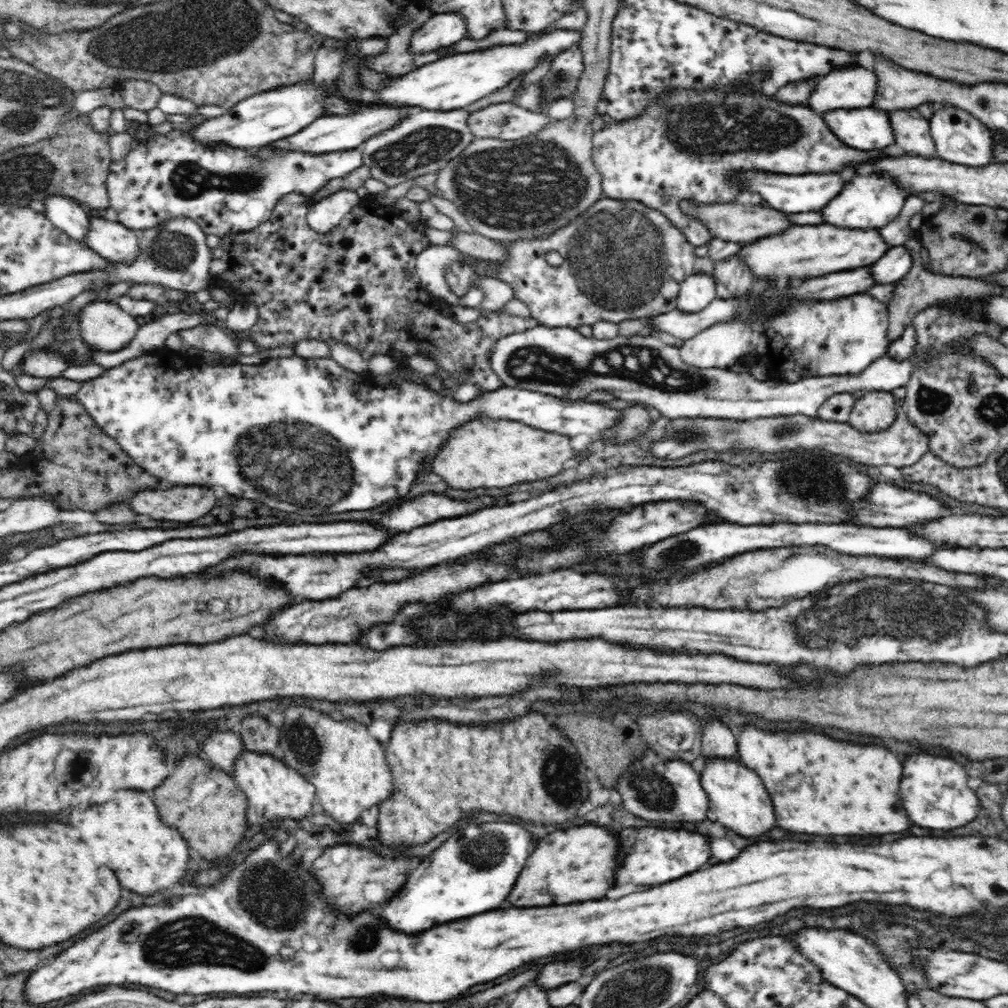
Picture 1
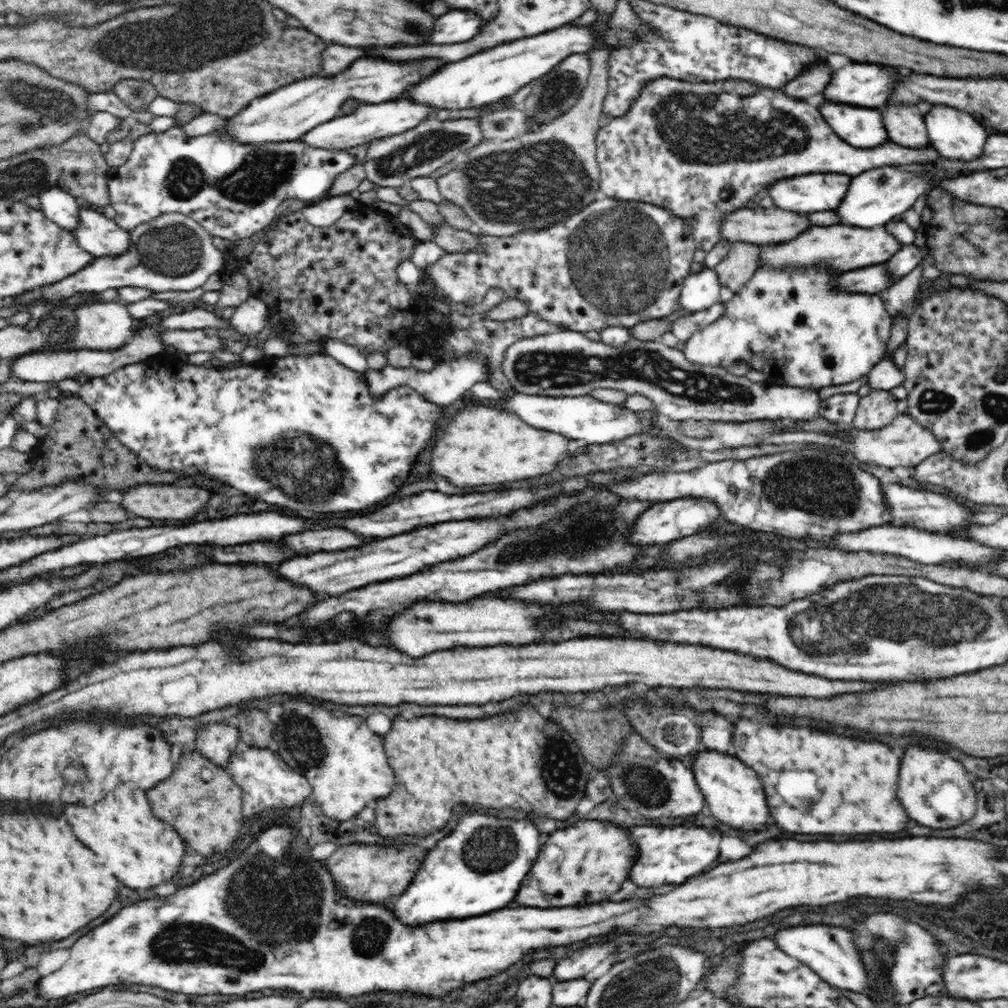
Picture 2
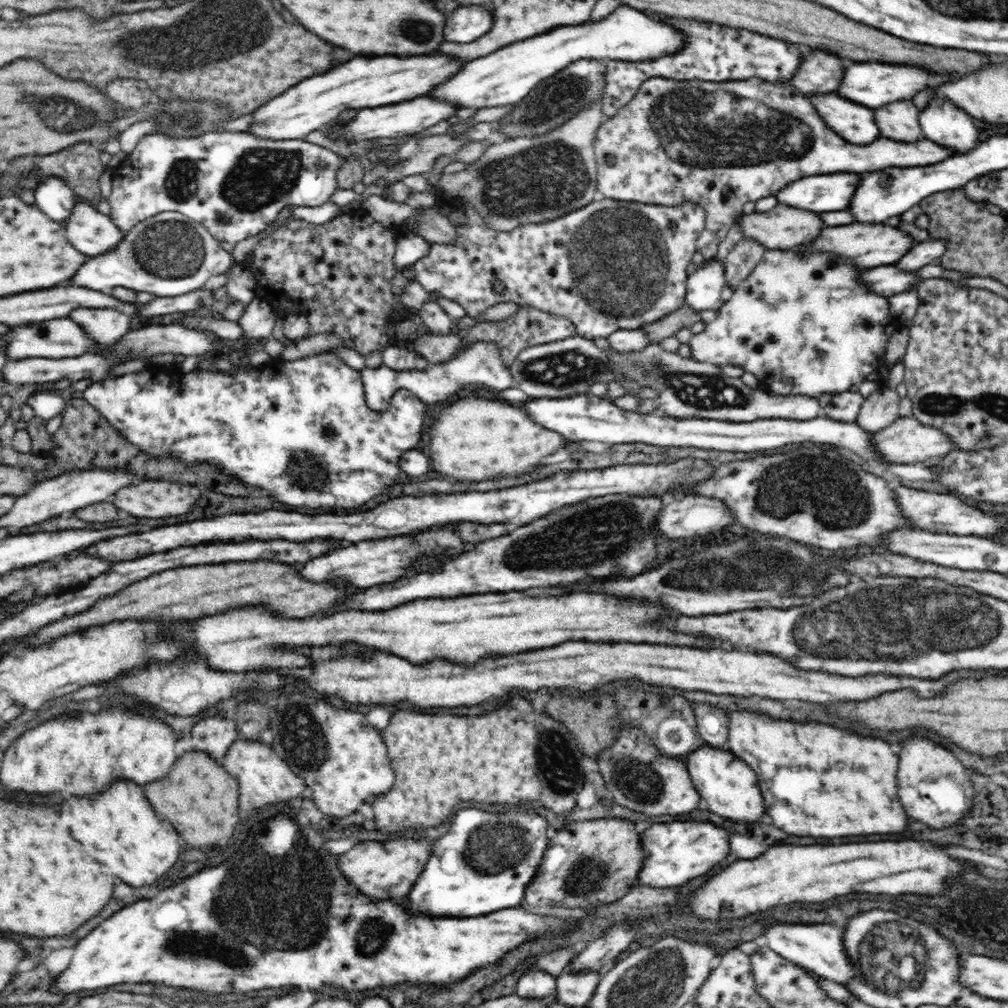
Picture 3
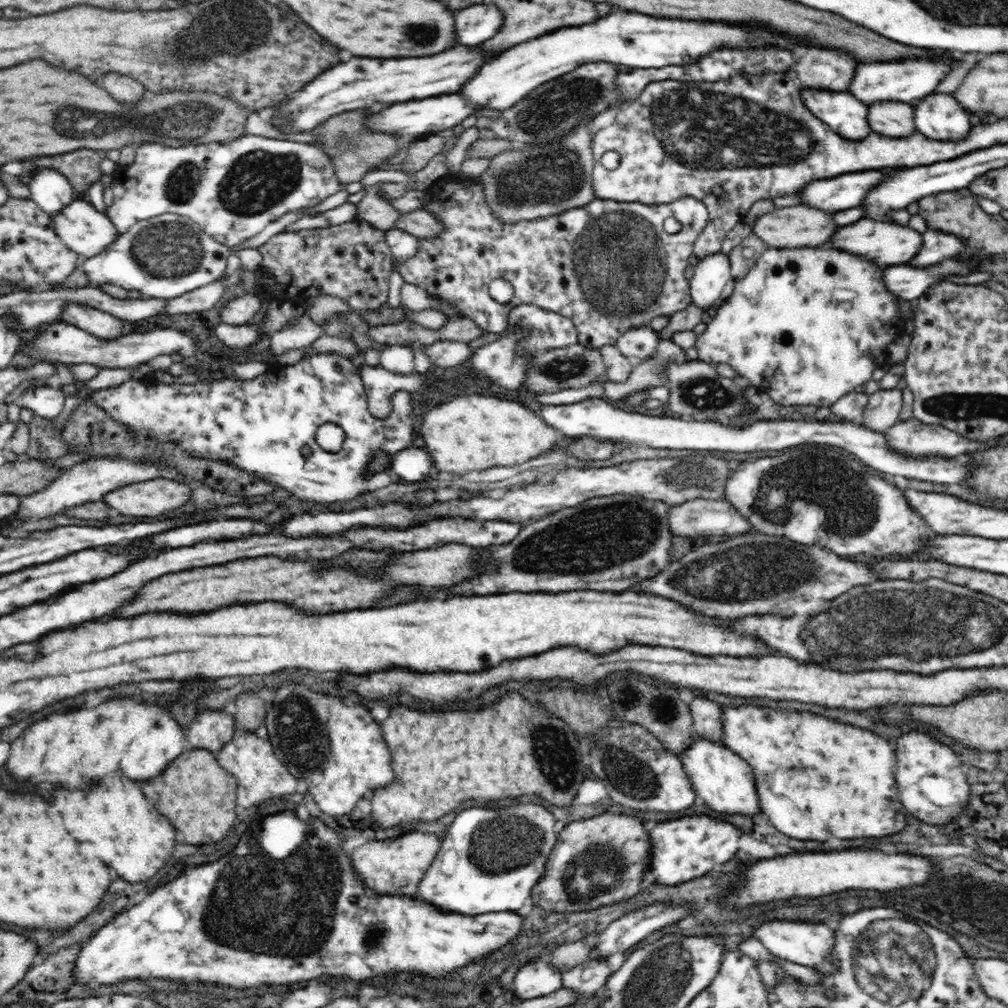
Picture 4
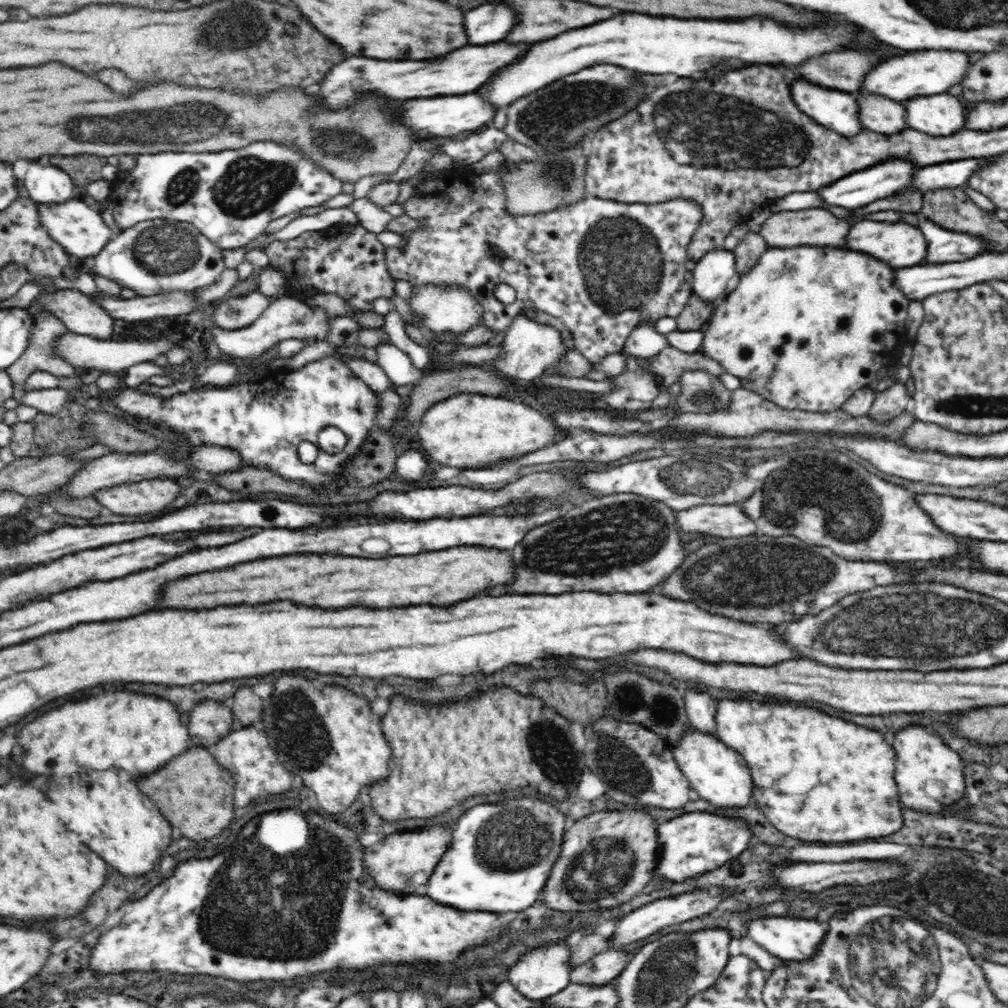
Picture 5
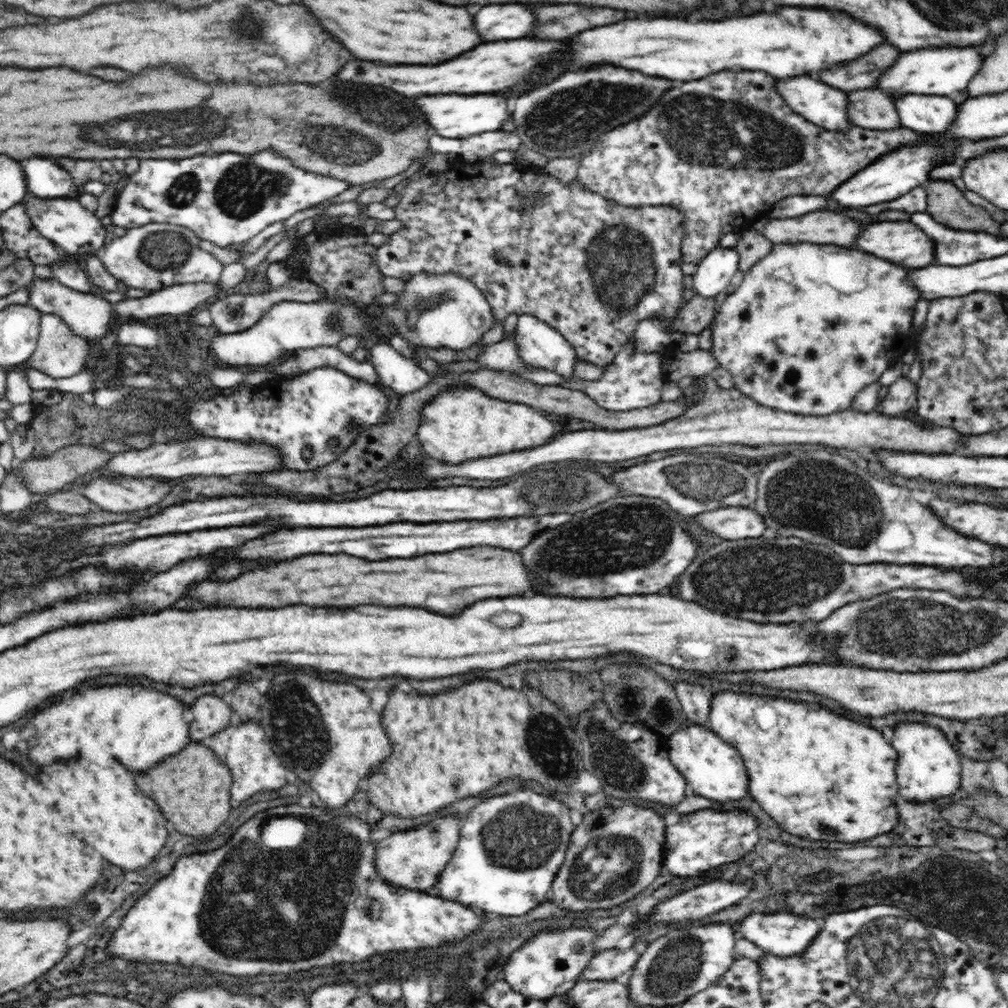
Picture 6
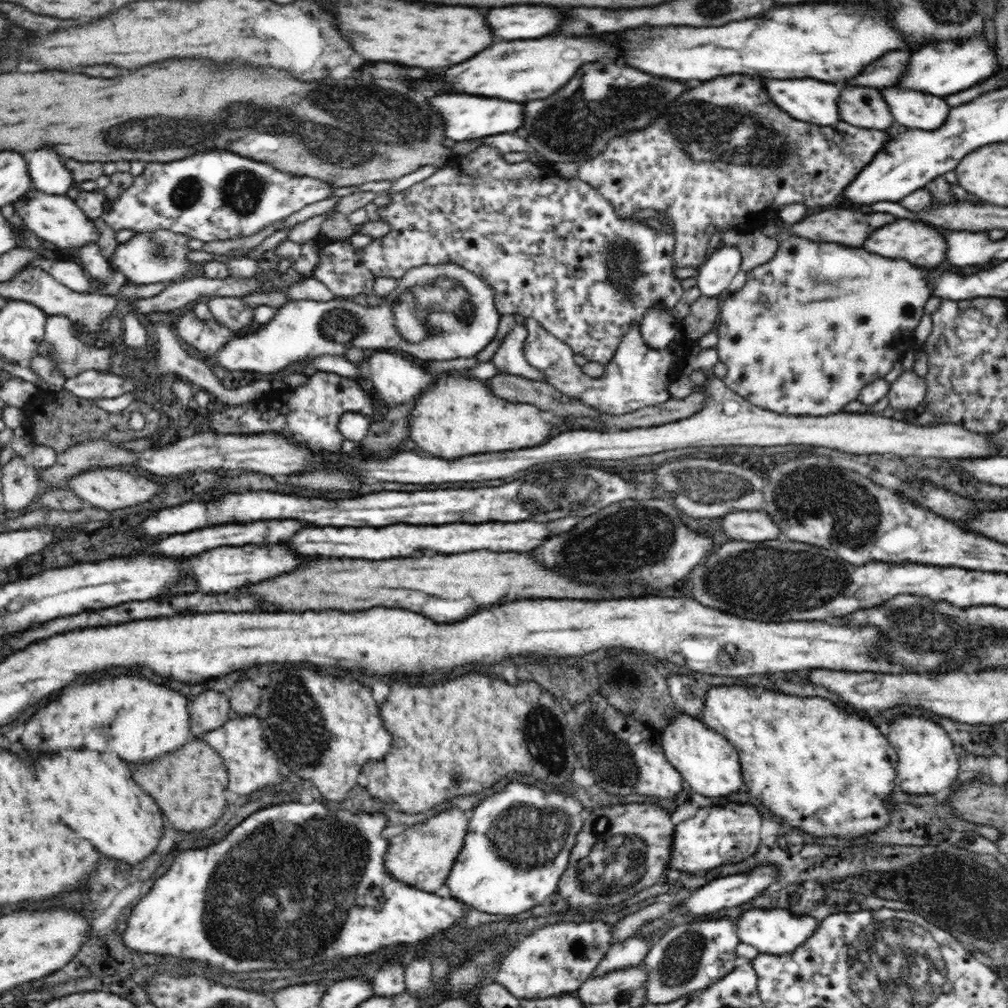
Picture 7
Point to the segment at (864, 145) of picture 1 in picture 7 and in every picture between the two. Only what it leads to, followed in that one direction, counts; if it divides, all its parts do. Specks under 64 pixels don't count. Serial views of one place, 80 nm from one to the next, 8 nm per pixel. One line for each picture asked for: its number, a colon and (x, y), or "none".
2: (862, 128)
3: (854, 123)
4: (840, 111)
5: (838, 111)
6: (821, 104)
7: (812, 101)

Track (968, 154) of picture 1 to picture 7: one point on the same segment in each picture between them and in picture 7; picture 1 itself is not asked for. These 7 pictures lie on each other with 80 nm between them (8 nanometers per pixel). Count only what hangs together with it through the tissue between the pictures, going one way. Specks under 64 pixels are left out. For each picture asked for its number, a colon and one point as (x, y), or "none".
2: (955, 134)
3: (943, 122)
4: (940, 117)
5: (939, 115)
6: (931, 115)
7: (911, 109)

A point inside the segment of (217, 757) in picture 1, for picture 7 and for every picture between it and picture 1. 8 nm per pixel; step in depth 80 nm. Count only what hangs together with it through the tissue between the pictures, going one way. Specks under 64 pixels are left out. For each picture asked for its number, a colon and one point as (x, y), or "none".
2: (217, 741)
3: (213, 735)
4: (211, 728)
5: (211, 720)
6: (210, 714)
7: (209, 710)

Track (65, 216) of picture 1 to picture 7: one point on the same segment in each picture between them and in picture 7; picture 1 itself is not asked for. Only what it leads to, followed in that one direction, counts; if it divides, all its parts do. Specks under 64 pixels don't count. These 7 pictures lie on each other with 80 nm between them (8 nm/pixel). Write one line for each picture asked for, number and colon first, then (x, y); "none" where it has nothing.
2: (57, 204)
3: (53, 197)
4: (50, 190)
5: (47, 184)
6: (47, 180)
7: (49, 174)

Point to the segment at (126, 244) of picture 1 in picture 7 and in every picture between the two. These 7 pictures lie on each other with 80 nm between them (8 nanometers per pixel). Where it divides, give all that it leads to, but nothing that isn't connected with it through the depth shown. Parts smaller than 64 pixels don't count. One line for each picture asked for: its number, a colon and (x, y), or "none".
2: (97, 234)
3: (90, 232)
4: (86, 231)
5: (77, 225)
6: (72, 228)
7: (57, 219)

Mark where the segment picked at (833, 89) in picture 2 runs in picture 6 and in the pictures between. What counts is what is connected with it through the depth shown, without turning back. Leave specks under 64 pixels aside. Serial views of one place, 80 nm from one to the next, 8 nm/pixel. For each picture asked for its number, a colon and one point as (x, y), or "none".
3: (872, 84)
4: (907, 80)
5: (927, 73)
6: (942, 71)

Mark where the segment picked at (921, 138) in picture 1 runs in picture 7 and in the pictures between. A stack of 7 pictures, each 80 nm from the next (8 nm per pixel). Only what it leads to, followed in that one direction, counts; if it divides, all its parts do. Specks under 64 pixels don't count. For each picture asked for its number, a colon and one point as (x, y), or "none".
2: (905, 125)
3: (898, 121)
4: (889, 118)
5: (881, 115)
6: (871, 109)
7: (864, 107)

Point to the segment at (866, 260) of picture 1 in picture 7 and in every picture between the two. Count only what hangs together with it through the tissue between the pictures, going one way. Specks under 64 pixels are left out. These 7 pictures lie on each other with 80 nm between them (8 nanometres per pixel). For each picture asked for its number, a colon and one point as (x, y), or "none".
2: (844, 247)
3: (868, 245)
4: (887, 244)
5: (900, 245)
6: (903, 243)
7: (923, 246)

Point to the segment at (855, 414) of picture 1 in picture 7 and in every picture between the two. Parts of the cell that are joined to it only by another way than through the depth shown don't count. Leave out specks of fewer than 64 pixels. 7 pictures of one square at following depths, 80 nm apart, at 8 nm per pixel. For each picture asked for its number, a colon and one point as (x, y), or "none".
2: (879, 408)
3: (880, 409)
4: (883, 409)
5: (887, 405)
6: (901, 396)
7: (907, 392)

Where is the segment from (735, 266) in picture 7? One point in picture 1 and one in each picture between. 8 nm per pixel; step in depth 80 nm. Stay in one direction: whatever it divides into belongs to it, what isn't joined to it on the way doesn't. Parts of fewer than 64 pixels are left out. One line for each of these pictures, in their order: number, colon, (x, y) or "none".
1: (698, 290)
2: (700, 290)
3: (704, 287)
4: (711, 273)
5: (711, 274)
6: (713, 275)

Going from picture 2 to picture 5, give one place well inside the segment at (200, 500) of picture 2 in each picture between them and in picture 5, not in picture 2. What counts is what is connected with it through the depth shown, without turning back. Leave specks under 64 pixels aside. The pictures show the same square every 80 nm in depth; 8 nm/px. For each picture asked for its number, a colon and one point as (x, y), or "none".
3: (144, 499)
4: (153, 497)
5: (148, 496)

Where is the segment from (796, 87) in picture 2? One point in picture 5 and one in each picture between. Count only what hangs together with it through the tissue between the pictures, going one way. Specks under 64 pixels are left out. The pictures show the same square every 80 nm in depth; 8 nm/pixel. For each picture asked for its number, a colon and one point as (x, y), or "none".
3: (819, 73)
4: (829, 70)
5: (845, 71)

